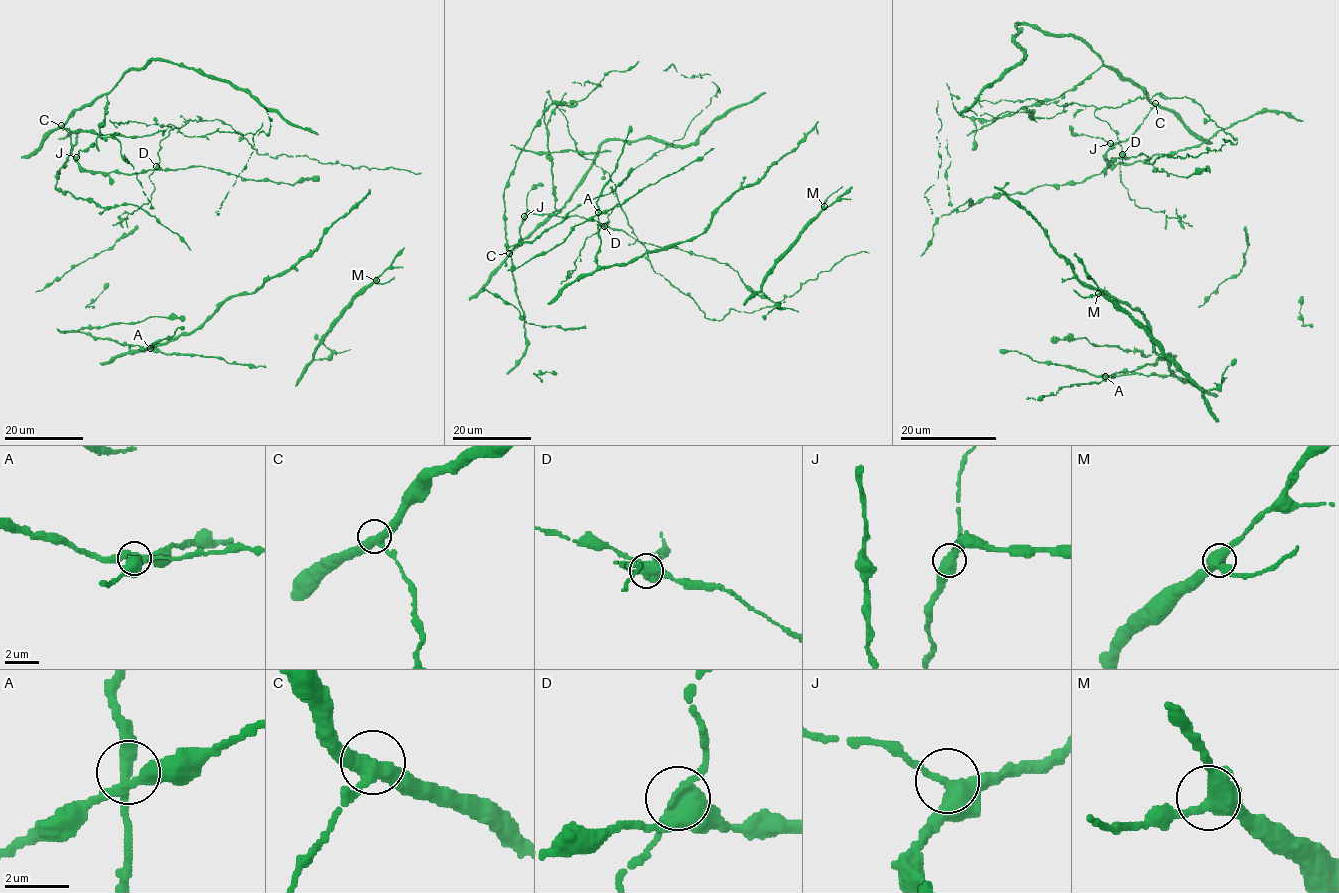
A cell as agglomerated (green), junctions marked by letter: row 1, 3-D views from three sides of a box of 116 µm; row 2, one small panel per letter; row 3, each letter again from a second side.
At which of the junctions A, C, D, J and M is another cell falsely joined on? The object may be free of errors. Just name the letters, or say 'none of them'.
D

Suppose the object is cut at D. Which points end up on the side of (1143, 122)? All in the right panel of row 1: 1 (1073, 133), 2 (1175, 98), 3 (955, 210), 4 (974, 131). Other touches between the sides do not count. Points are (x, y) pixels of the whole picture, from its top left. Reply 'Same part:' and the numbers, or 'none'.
Same part: 1, 3, 4

